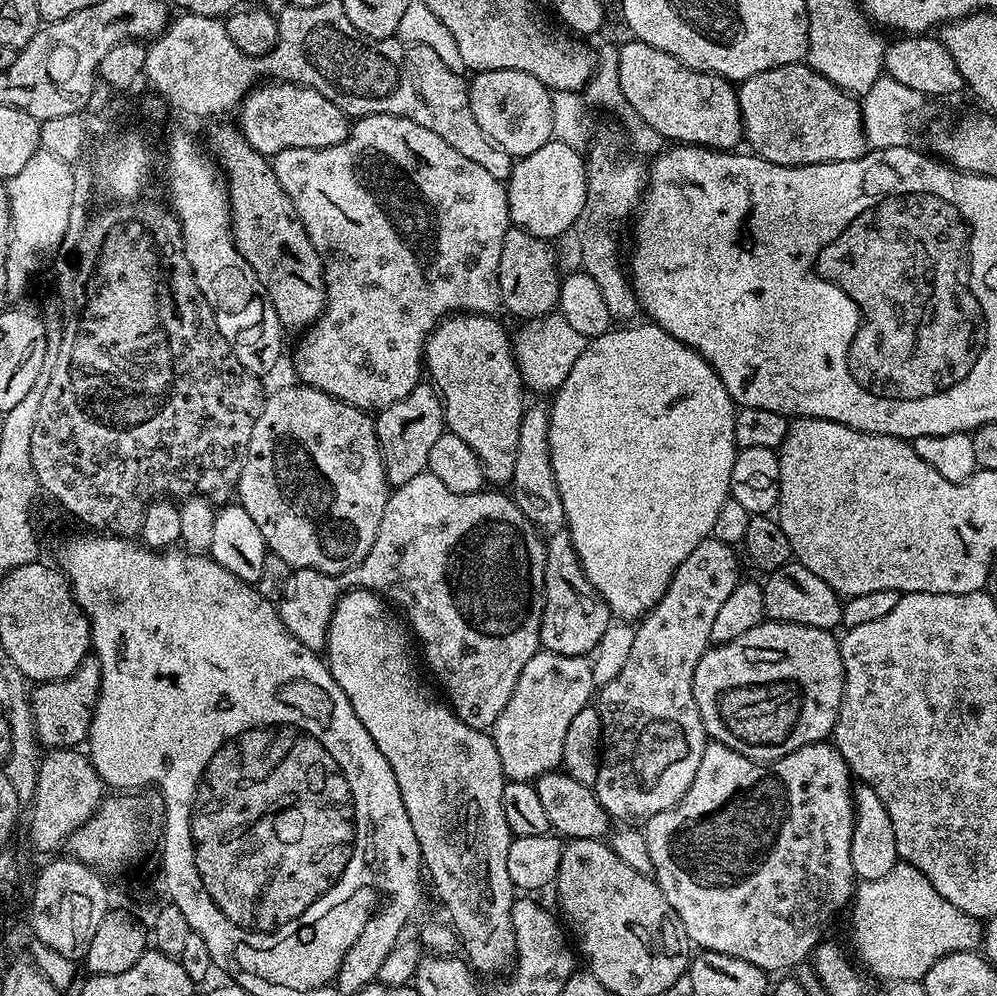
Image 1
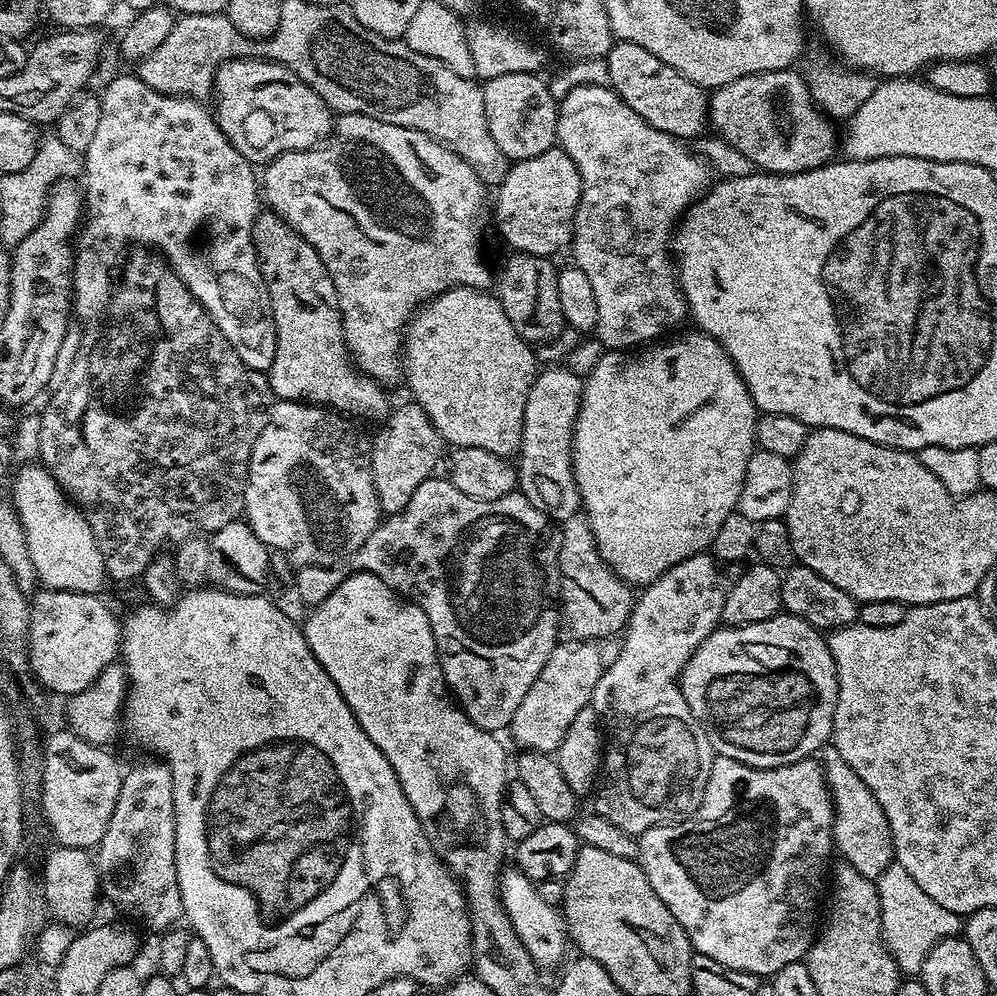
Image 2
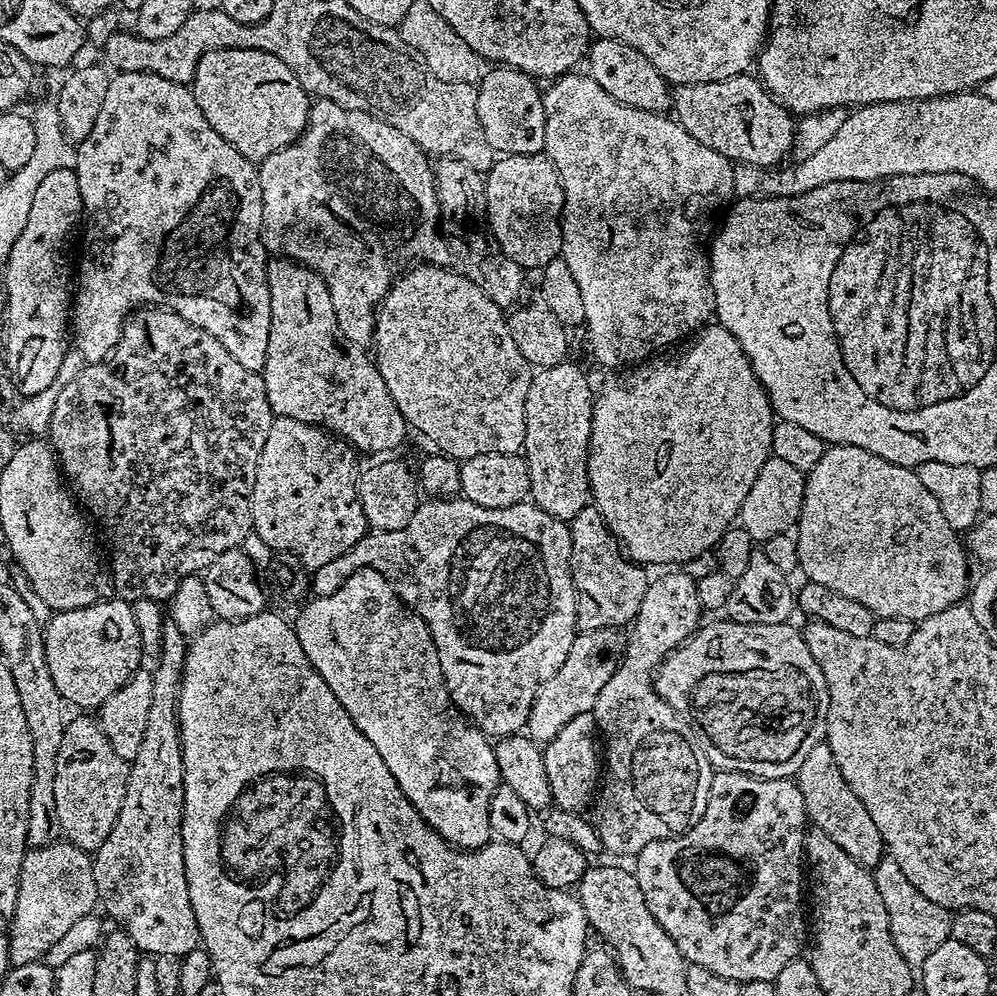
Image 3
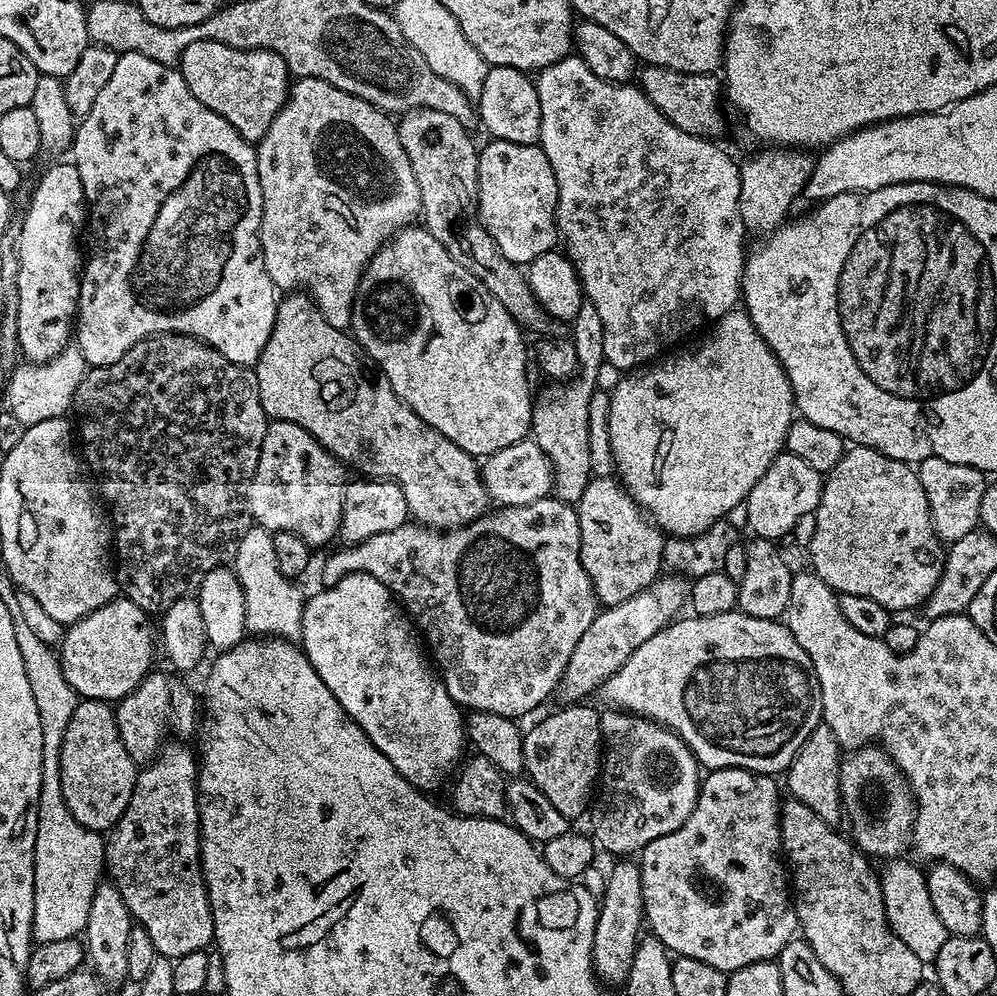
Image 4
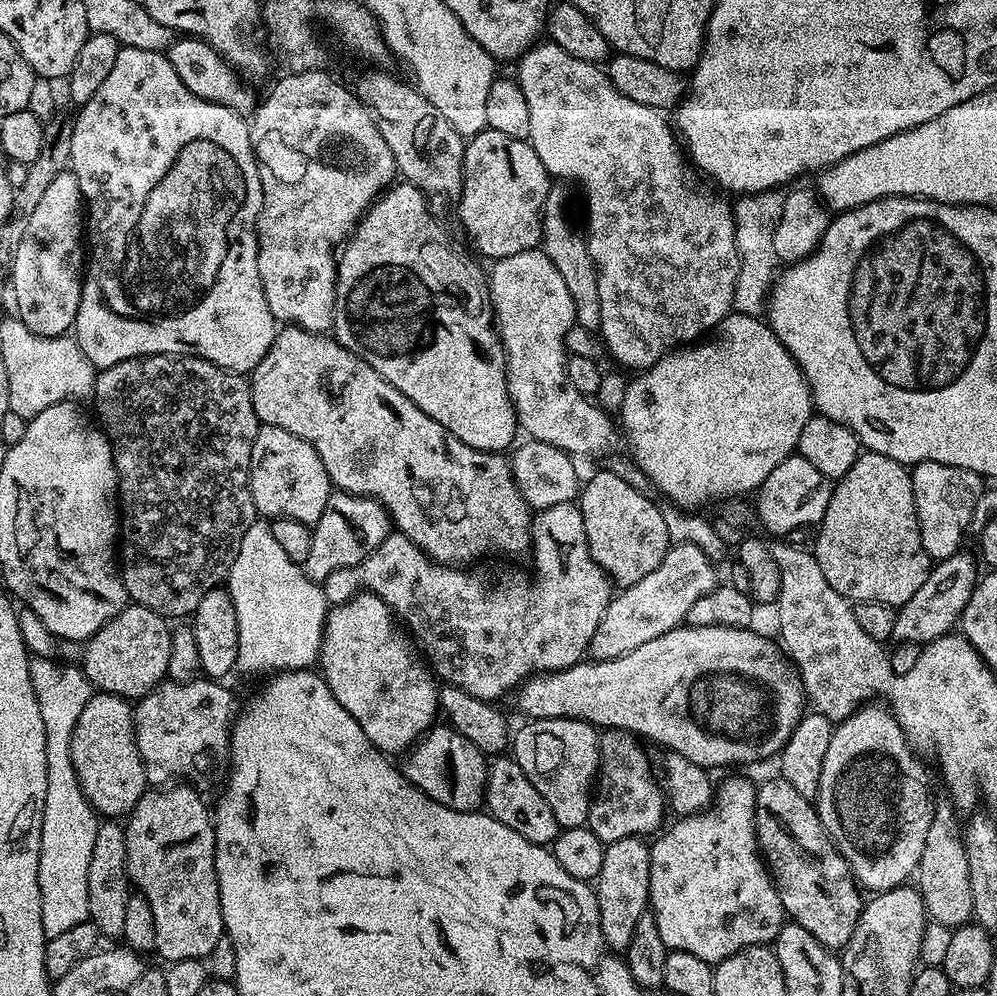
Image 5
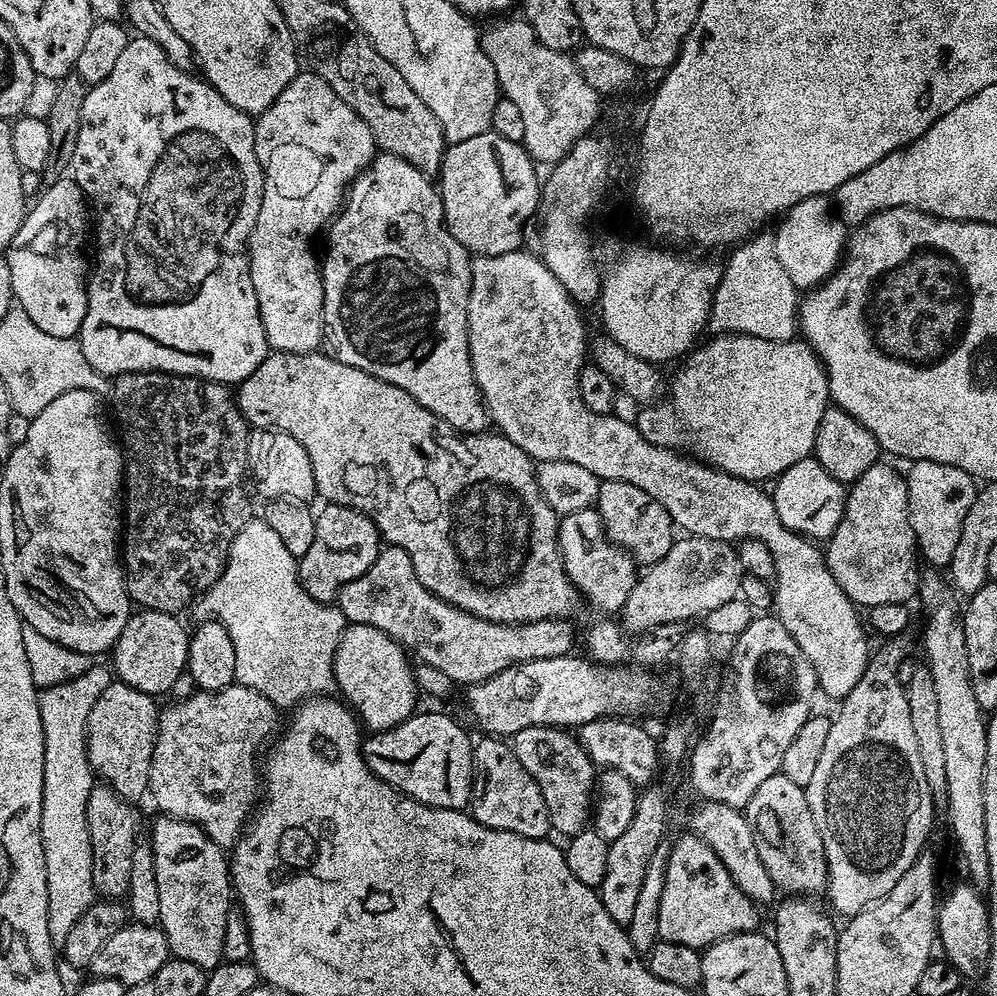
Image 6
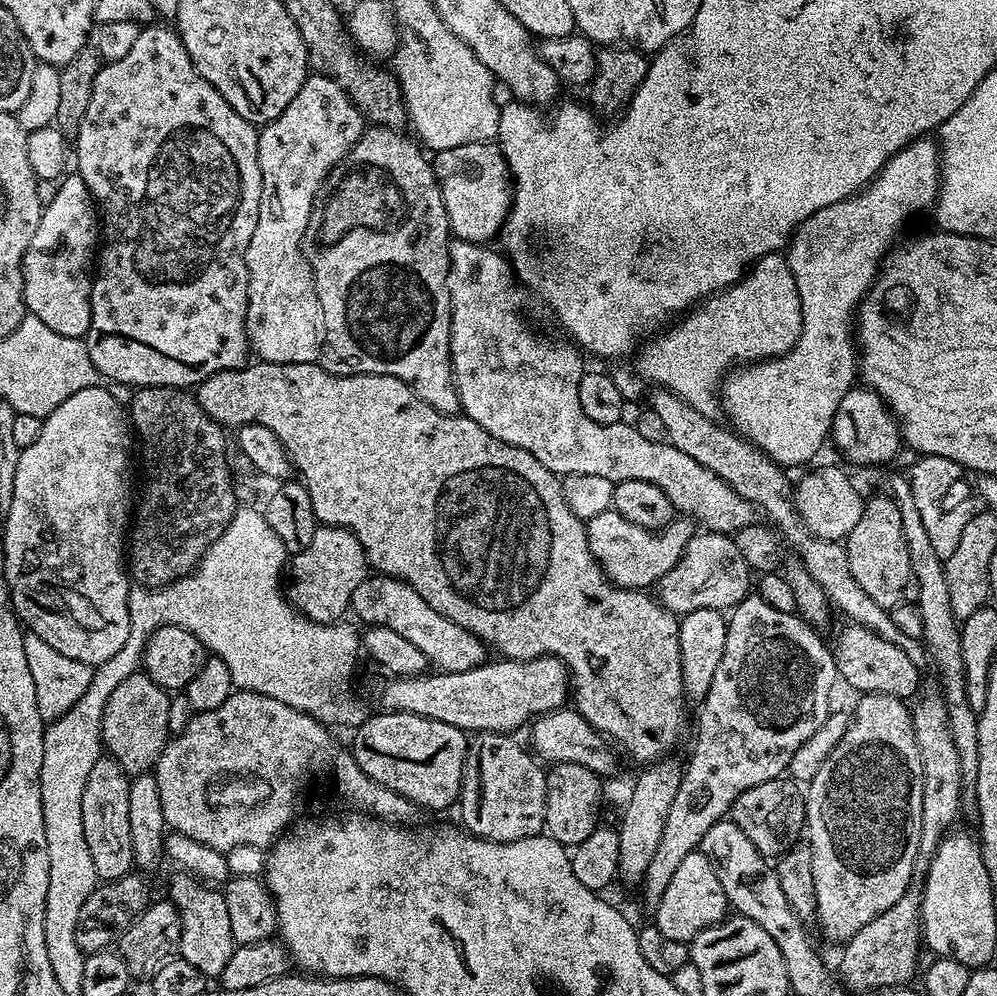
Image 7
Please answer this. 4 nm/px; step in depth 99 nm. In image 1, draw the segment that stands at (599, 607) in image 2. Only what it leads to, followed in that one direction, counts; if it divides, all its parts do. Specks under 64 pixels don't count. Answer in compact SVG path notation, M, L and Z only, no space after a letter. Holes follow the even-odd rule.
M556 530L547 537L546 570L544 571L544 613L540 623L540 647L543 651L567 656L587 657L600 644L600 639L608 632L608 623L614 620L611 610L601 596L596 595L596 588L590 586L590 578L580 565L578 554L567 531Z

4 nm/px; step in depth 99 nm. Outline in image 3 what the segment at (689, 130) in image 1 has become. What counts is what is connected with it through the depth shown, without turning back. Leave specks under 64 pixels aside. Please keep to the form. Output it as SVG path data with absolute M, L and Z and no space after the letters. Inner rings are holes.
M609 36L593 39L586 57L587 64L587 75L592 76L594 82L598 82L602 90L606 90L606 94L618 98L618 102L658 113L663 113L672 103L669 81L665 80L664 75L652 65L650 58L642 54L642 50L626 42Z

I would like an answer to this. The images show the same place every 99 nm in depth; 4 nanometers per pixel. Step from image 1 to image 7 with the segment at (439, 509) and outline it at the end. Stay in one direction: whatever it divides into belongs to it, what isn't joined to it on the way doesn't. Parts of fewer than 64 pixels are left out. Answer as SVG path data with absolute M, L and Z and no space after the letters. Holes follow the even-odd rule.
M610 507L602 514L586 521L588 529L588 548L594 554L596 561L600 563L600 569L608 577L608 581L619 588L635 588L648 590L659 585L660 580L674 570L678 558L686 550L688 543L694 535L694 524L688 518L674 518L665 528L655 531L634 526L618 514L616 509ZM369 574L358 590L354 590L350 612L357 616L357 621L365 620L365 625L377 624L396 631L401 638L406 638L406 642L418 646L418 650L422 650L439 671L461 672L485 663L486 645L483 640L470 634L470 630L462 630L462 626L450 622L450 618L438 614L438 610L434 610L418 590L396 576Z

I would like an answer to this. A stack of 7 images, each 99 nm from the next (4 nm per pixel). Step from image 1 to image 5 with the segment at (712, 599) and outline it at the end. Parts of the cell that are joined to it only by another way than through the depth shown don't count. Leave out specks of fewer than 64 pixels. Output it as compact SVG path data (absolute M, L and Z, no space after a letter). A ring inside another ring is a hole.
M621 728L600 732L600 770L594 784L586 827L598 834L598 838L606 846L618 842L618 838L647 837L647 832L655 833L665 823L664 790L661 781L652 777L652 764L648 761L647 754L640 749L640 744L637 737Z

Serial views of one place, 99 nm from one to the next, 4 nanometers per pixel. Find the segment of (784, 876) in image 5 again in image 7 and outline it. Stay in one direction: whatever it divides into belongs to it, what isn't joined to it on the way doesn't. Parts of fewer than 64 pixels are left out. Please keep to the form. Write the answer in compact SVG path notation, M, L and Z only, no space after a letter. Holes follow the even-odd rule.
M775 779L769 784L759 784L746 790L732 803L730 819L739 828L746 830L746 838L758 846L763 856L779 858L796 847L806 828L804 818L804 796L791 779Z

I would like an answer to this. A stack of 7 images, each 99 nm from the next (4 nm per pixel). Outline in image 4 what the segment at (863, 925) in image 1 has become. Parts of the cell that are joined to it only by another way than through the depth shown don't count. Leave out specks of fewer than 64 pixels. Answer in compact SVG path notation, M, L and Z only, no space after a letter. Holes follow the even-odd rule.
M892 858L887 861L888 864L879 873L880 885L882 886L882 898L884 899L884 913L888 919L888 926L892 933L902 942L906 942L906 950L911 950L913 954L923 962L925 966L931 965L938 958L938 950L946 946L948 941L948 931L946 926L938 918L938 913L934 910L930 902L930 890L928 882L923 871L919 872L910 861L905 858Z

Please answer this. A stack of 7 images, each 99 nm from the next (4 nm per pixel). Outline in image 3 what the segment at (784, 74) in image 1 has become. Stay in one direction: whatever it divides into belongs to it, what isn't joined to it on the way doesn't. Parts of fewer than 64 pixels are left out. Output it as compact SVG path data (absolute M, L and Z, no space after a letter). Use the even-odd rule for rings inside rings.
M741 74L714 82L677 84L670 108L680 125L698 138L698 142L710 146L710 150L718 150L718 154L733 162L772 168L781 163L780 159L787 152L789 155L793 151L797 121L793 113L753 76Z

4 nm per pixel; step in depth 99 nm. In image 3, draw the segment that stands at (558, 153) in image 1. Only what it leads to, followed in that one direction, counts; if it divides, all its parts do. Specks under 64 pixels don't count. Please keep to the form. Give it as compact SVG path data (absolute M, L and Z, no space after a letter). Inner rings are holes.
M518 154L517 156L501 155L491 170L486 174L484 193L488 203L488 227L492 229L498 246L514 262L518 262L525 270L543 270L551 260L560 256L562 246L562 230L560 217L564 211L564 183L554 162L547 155Z

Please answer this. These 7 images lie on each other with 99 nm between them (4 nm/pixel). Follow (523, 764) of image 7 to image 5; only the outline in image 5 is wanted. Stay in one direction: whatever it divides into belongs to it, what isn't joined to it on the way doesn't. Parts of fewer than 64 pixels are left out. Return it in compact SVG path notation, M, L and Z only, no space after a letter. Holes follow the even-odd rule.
M497 755L489 763L488 784L484 788L484 804L489 816L502 822L502 826L510 826L510 830L522 834L522 838L535 844L551 845L562 830L560 823L554 818L554 810L550 810L549 804L546 803L546 798L542 798L542 794L534 790L534 782L526 778L526 774L516 765L511 755Z

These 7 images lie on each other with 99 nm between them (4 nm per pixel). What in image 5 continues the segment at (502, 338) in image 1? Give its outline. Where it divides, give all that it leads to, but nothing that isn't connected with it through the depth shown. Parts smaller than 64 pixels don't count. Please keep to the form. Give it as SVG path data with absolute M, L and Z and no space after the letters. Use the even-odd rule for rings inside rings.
M396 182L381 195L380 199L364 214L363 220L356 226L356 231L344 241L338 252L336 261L336 297L332 311L331 335L346 350L362 359L376 371L379 376L386 378L390 386L394 386L418 410L430 414L434 422L438 422L454 438L458 438L466 446L474 446L483 452L503 453L513 447L512 439L518 433L516 411L508 393L508 383L504 377L504 349L500 343L497 329L494 327L494 313L486 287L485 277L464 256L459 256L450 245L444 241L444 232L436 225L436 216L428 209L429 197L420 189L407 182Z

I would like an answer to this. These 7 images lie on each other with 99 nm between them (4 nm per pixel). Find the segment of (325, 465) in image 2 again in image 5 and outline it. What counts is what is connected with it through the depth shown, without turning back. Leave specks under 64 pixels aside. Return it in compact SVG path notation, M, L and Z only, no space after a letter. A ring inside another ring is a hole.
M269 424L261 426L254 438L248 484L252 488L252 501L261 517L289 516L309 526L316 525L318 518L322 518L322 510L326 510L326 502L334 491L326 466L322 466L322 458L318 458L318 450L314 450L310 442L290 434L290 430Z

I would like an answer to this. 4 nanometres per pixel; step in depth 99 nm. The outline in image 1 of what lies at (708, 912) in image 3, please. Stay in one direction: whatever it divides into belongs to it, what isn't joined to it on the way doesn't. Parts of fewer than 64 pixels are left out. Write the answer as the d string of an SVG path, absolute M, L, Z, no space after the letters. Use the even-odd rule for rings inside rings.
M708 742L704 745L704 753L702 754L702 762L698 762L698 772L694 774L694 782L690 782L690 790L686 790L677 804L668 810L662 810L658 814L648 817L643 825L642 831L646 838L646 846L650 850L650 862L652 863L652 876L655 884L658 885L662 893L666 896L670 906L677 911L678 918L682 920L685 926L688 939L697 949L706 952L717 952L718 954L730 954L734 958L742 958L742 962L751 962L753 966L758 966L763 972L775 974L775 972L784 972L787 968L792 968L795 964L800 964L809 959L815 953L817 944L825 939L824 931L828 928L828 923L839 914L840 911L847 909L854 899L854 893L858 887L858 881L854 874L854 862L850 862L850 838L854 838L854 822L856 821L856 806L854 803L854 777L848 770L848 764L842 758L842 754L836 749L835 743L821 742L819 744L807 744L798 750L794 750L790 754L786 754L777 760L771 760L768 764L762 764L759 760L751 760L742 754L738 754L734 750L730 750L725 744Z

